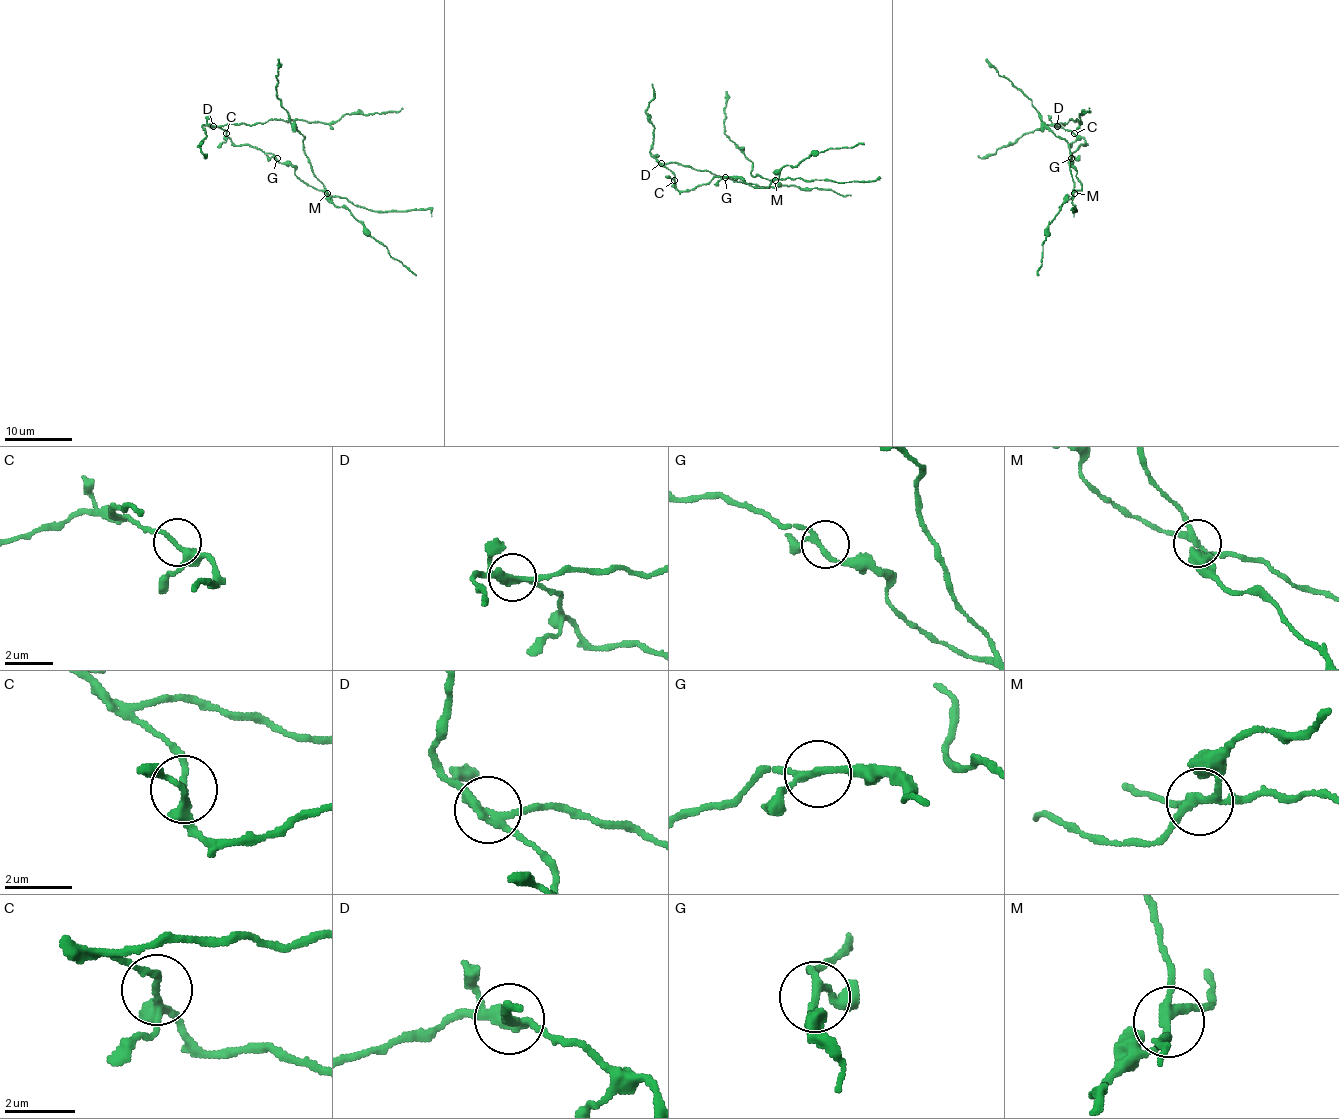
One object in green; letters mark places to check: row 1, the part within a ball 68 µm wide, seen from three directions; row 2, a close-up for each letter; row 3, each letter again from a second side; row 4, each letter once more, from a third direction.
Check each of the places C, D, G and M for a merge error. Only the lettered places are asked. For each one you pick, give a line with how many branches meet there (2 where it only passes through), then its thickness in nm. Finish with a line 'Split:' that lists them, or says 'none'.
D: 3 branches meet; 240 nm thick
M: 4 branches meet; 240 nm thick
Split: D, M

